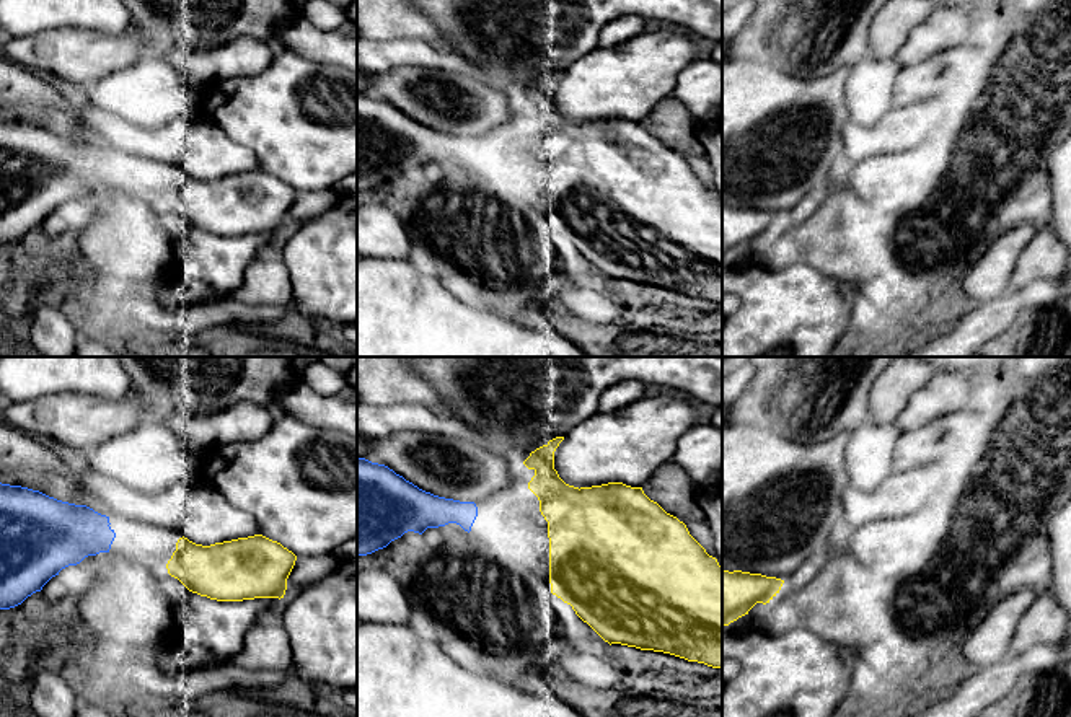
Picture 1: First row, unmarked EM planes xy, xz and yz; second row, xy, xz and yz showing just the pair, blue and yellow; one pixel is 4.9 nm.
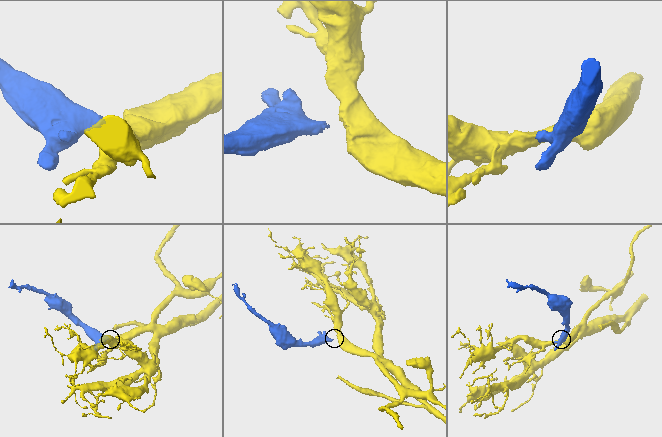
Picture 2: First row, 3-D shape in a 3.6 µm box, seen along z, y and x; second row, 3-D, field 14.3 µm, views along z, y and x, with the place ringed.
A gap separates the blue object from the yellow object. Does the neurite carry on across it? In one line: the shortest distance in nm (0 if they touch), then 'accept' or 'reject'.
280 nm | accept

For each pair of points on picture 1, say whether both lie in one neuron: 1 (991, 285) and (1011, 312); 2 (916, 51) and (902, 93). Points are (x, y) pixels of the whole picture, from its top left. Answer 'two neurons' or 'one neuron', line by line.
1: two neurons
2: two neurons

